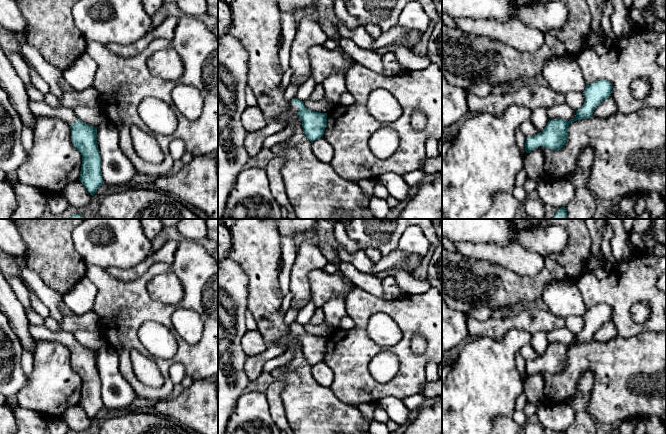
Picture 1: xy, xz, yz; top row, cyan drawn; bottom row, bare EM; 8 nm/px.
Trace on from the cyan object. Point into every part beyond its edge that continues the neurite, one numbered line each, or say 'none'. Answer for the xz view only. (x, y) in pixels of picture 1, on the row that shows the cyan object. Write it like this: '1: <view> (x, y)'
1: xz (292, 109)

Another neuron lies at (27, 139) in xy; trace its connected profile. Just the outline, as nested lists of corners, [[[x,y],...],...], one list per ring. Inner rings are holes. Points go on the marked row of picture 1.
[[[24,127],[22,130],[21,143],[25,151],[29,151],[34,144],[34,130]]]

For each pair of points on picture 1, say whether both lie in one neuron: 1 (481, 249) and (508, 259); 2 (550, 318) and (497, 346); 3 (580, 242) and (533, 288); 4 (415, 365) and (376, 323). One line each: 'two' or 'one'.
1: one
2: two
3: one
4: two

